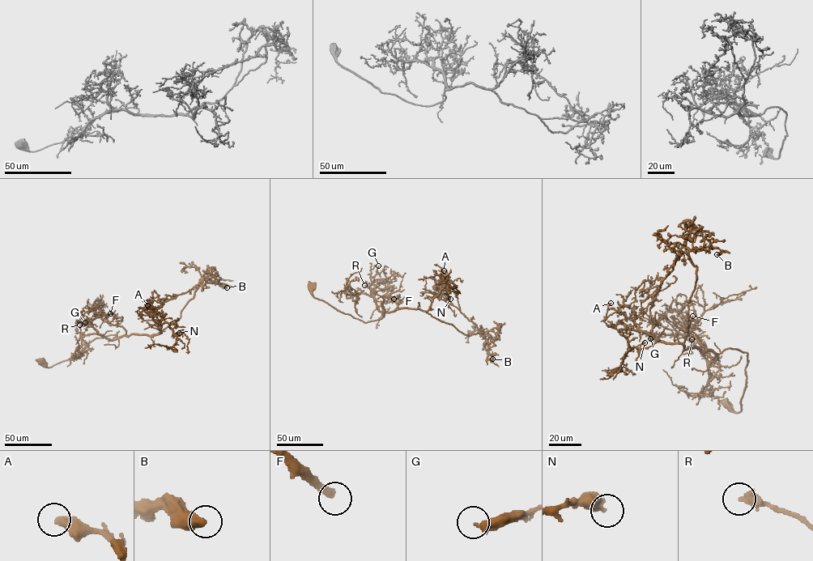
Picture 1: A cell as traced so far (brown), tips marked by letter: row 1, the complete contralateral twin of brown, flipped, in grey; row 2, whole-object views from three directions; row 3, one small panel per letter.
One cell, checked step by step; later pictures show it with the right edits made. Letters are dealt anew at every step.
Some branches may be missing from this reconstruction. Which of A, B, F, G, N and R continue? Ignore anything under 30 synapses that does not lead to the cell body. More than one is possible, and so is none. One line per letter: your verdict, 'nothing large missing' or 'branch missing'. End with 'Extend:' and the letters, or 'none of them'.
A: nothing large missing
B: nothing large missing
F: branch missing
G: nothing large missing
N: nothing large missing
R: nothing large missing
Extend: F

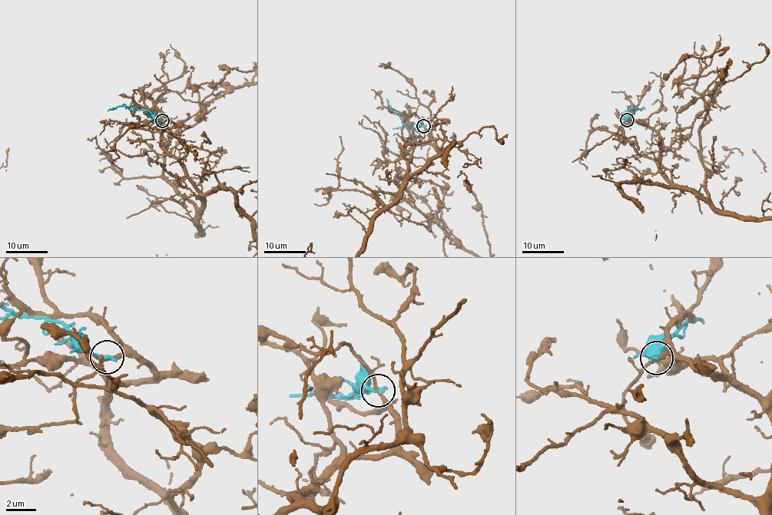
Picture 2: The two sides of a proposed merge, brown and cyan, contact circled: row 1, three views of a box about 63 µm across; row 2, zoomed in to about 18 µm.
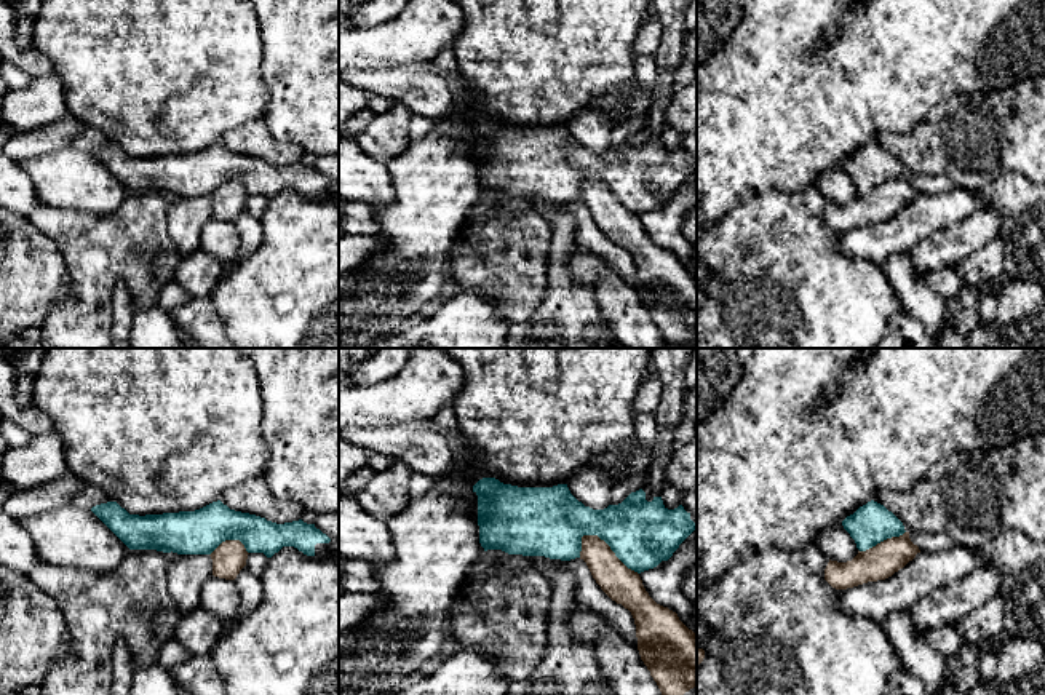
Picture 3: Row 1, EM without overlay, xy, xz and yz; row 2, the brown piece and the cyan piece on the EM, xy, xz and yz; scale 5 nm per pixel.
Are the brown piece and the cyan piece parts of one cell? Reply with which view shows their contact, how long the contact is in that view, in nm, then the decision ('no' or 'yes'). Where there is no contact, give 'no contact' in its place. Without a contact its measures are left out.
xz | 340 nm | no

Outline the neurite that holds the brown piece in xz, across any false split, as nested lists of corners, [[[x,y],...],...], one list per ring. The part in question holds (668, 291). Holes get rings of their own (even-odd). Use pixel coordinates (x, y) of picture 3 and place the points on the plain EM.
[[[598,177],[582,179],[583,201],[601,232],[634,260],[638,292],[665,340],[697,328],[697,276],[676,254],[657,246],[638,214],[628,211]]]

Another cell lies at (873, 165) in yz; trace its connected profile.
[[[874,142],[847,158],[842,168],[860,193],[866,193],[887,181],[900,179],[906,174],[903,165]]]

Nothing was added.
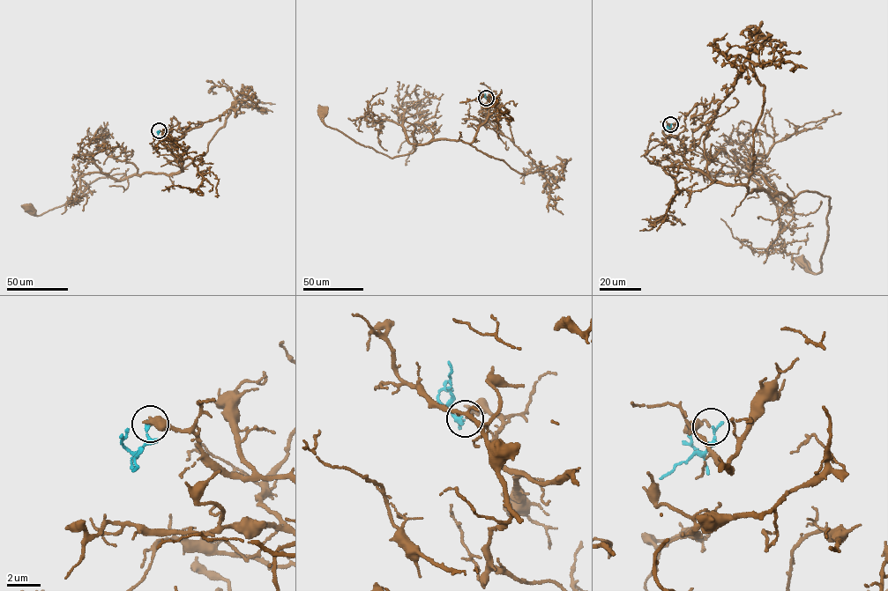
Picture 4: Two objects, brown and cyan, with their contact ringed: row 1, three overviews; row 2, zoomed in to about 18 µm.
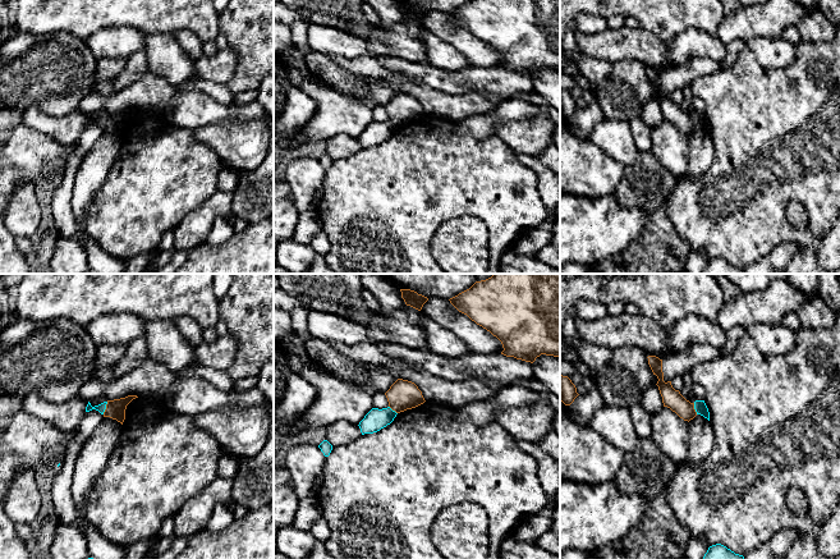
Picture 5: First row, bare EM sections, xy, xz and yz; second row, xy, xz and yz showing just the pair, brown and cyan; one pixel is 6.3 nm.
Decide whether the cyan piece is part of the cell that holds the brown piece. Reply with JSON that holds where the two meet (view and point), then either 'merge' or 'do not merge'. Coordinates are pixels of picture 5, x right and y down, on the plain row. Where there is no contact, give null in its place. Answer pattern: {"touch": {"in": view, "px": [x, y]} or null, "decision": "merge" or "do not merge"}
{"touch": {"in": "xy", "px": [106, 122]}, "decision": "do not merge"}

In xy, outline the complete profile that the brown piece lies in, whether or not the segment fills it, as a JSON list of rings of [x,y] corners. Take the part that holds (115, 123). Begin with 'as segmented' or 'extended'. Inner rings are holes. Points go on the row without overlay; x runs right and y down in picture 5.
as segmented | [[[128,109],[125,111],[107,114],[106,123],[104,125],[104,130],[110,130],[123,138],[123,136],[125,133],[127,119],[136,111],[138,111],[138,110]]]

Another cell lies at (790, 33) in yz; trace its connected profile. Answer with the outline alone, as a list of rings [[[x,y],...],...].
[[[789,24],[785,27],[781,32],[781,37],[793,45],[797,45],[800,41],[800,35],[797,24]]]

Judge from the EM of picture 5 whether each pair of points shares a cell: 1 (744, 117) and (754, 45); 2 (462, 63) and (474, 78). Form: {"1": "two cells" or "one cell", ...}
{"1": "two cells", "2": "two cells"}

